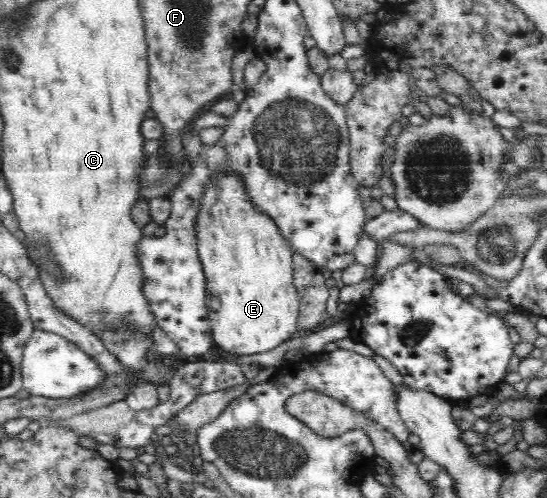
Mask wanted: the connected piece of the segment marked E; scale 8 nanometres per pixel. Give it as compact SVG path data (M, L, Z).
M213 168L213 172L209 172L209 178L205 180L205 185L202 186L203 192L197 200L197 214L193 218L194 233L197 241L197 257L202 265L206 286L205 288L205 307L207 308L208 321L211 325L214 342L217 346L223 348L228 353L239 355L256 354L265 352L279 346L282 342L288 340L293 333L299 330L298 318L300 315L299 296L296 294L296 288L293 285L294 265L292 262L292 252L289 241L285 239L281 233L280 225L265 212L263 208L255 203L252 199L251 188L248 188L247 176L244 175L244 169Z

